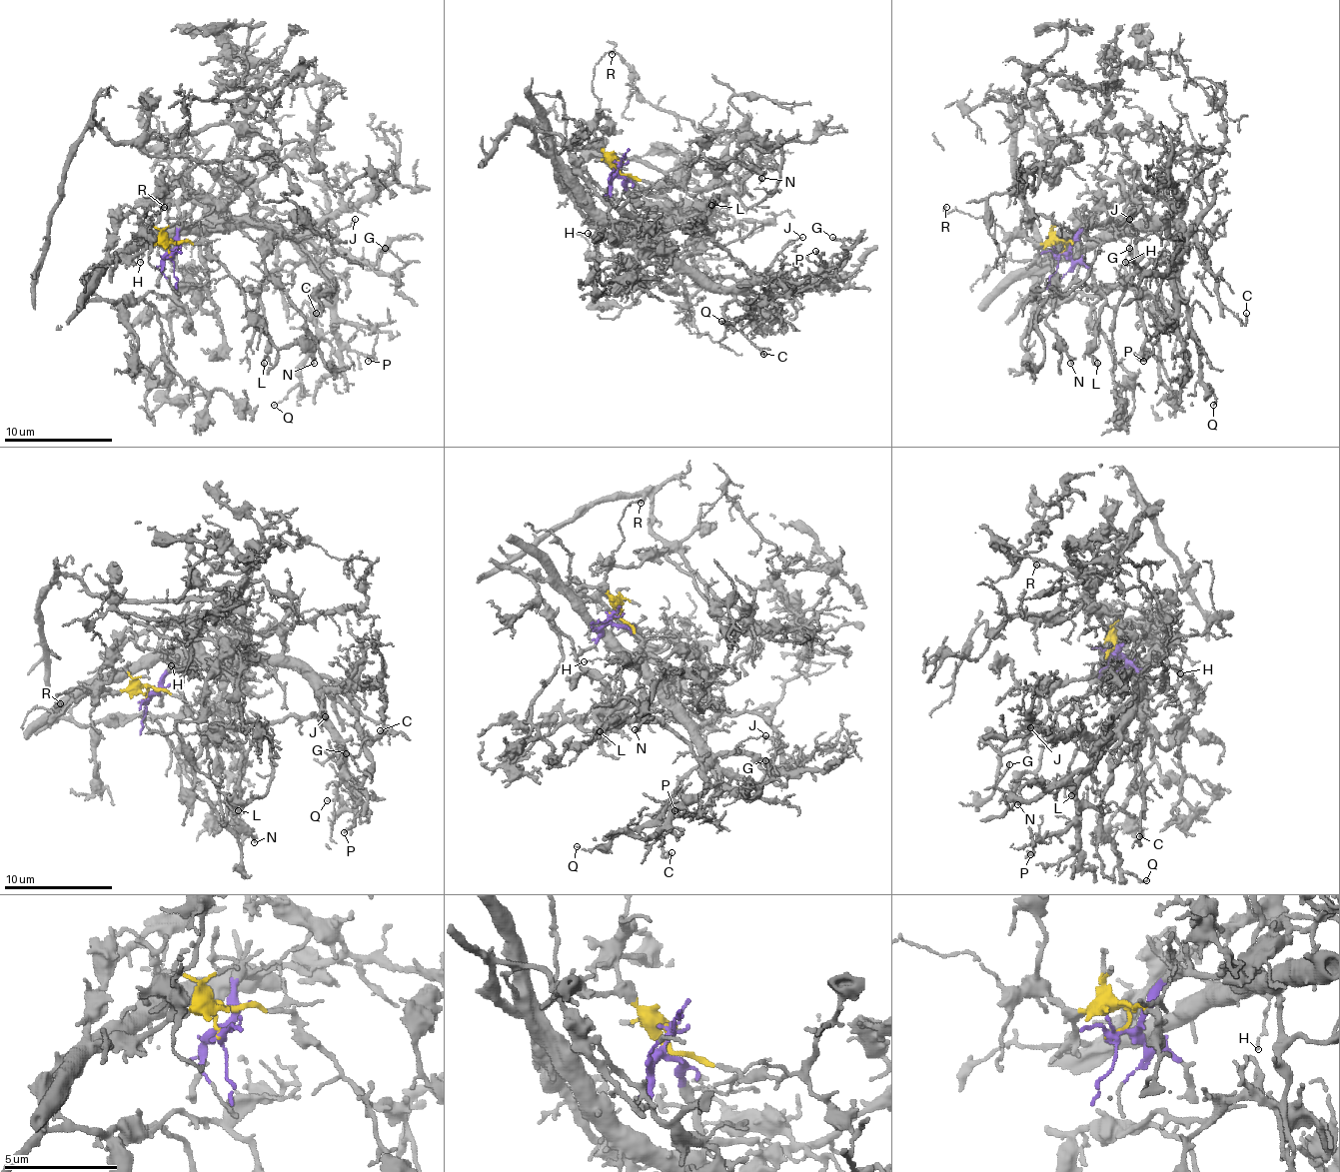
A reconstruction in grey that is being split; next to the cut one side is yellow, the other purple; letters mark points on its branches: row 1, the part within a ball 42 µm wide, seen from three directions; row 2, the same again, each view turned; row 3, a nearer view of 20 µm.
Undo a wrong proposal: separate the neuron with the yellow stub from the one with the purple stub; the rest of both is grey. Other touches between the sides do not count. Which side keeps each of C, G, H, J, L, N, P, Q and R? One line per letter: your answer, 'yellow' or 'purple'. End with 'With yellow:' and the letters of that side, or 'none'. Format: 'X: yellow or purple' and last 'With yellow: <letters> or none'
C: purple
G: purple
H: purple
J: purple
L: yellow
N: yellow
P: purple
Q: purple
R: yellow
With yellow: L, N, R

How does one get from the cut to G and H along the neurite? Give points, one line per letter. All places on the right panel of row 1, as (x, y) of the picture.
G: (1057, 256), (1092, 226), (1176, 229), (1187, 248), (1162, 272), (1144, 272), (1130, 248)
H: (1057, 256), (1071, 248), (1079, 234), (1092, 226), (1111, 229), (1119, 237), (1125, 234), (1130, 242), (1125, 261)

